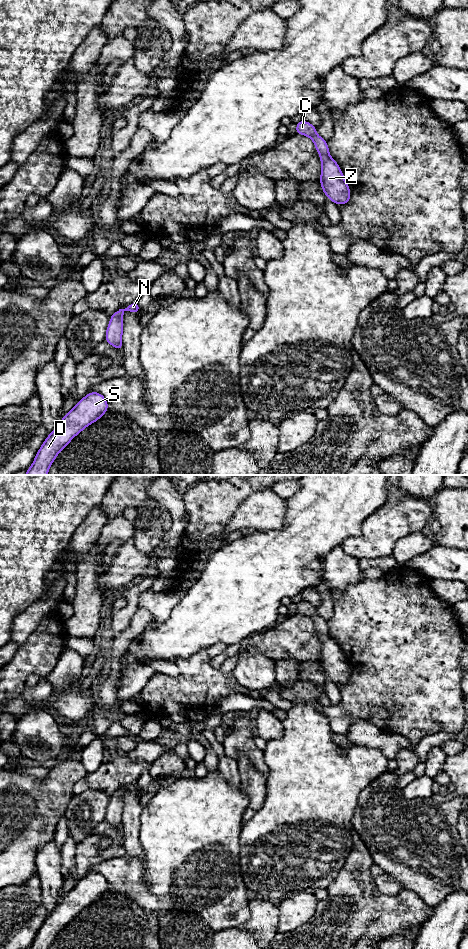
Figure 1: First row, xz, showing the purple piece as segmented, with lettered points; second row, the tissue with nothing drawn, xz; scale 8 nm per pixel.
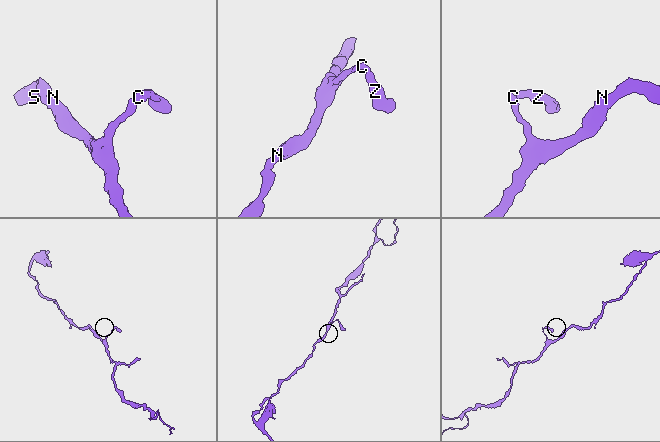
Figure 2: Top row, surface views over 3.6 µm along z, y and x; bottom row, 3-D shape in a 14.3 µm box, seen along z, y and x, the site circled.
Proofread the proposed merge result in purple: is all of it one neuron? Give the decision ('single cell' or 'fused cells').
single cell

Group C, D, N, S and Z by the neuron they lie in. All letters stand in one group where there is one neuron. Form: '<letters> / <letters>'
C D N S Z

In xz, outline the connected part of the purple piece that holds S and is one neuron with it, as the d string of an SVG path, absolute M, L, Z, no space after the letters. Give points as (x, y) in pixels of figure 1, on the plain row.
M90 872L62 898L47 916L29 949L49 949L57 935L90 904L108 890L108 882L98 872Z

